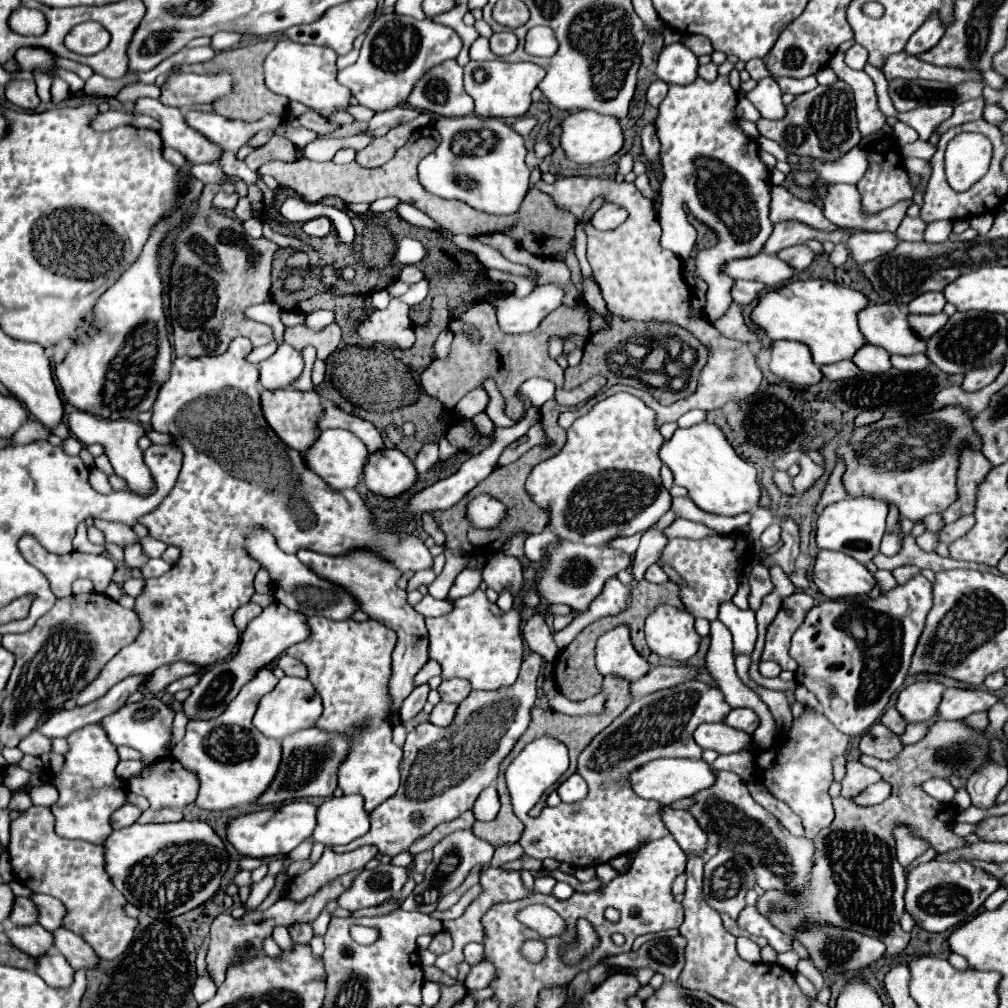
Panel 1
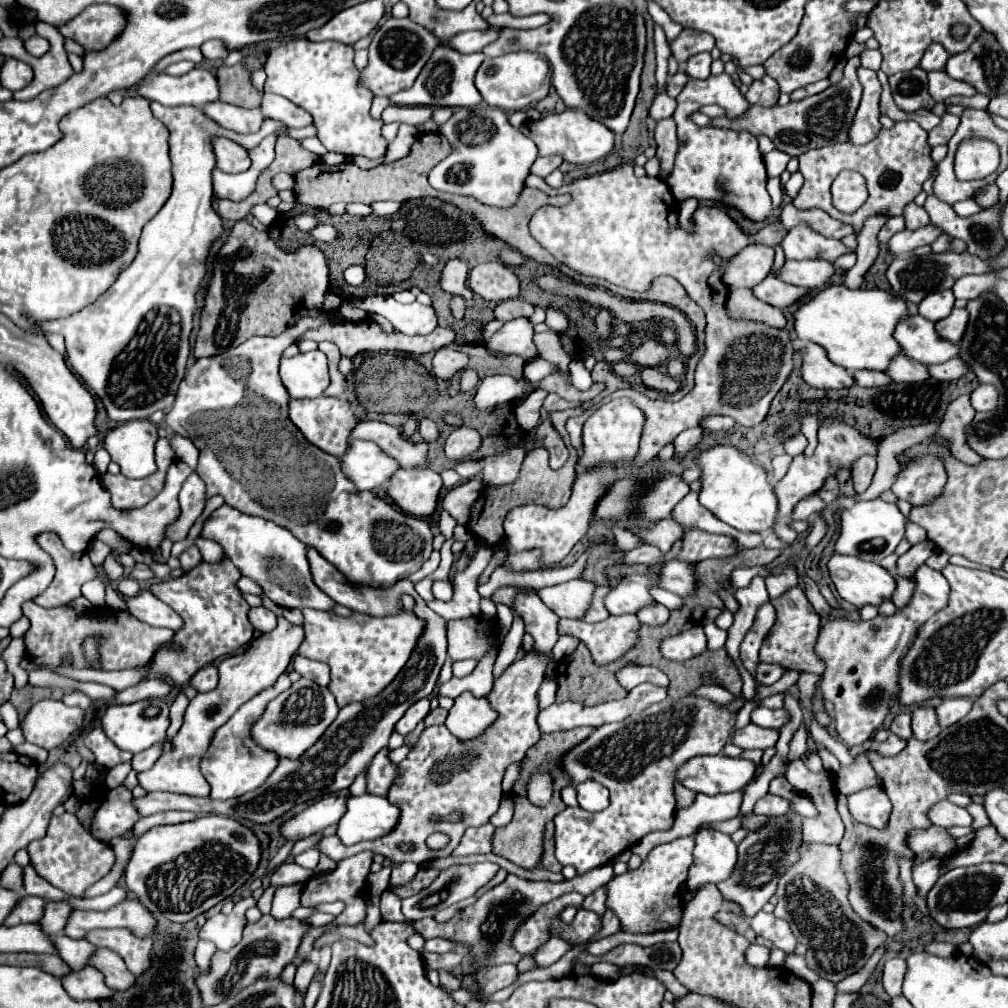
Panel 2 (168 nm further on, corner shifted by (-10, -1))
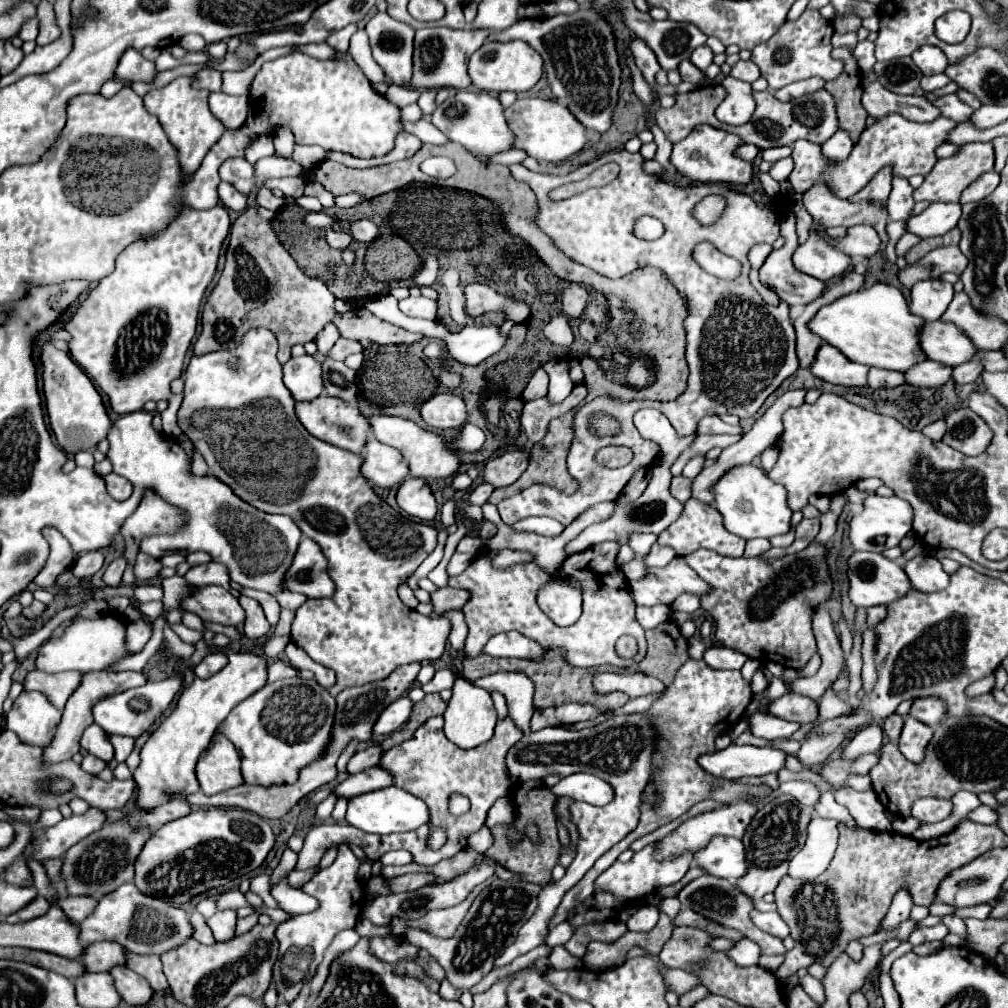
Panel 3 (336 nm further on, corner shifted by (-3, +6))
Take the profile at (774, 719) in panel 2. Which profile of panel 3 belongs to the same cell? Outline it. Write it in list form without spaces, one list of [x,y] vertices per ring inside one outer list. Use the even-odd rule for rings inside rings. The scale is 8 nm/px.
[[[789,692],[777,700],[771,702],[769,712],[785,718],[789,722],[799,722],[799,724],[807,724],[807,722],[815,722],[819,716],[819,706],[817,700],[797,694],[797,692]]]

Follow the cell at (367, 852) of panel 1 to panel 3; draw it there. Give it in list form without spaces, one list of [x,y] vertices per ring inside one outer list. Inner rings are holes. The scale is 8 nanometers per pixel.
[[[341,844],[337,858],[331,866],[321,868],[301,890],[315,896],[319,900],[319,908],[315,912],[309,914],[299,914],[299,916],[291,916],[289,920],[281,922],[275,930],[275,936],[279,940],[279,954],[285,954],[291,946],[299,946],[299,948],[311,948],[313,950],[313,964],[319,964],[323,960],[325,948],[331,944],[331,940],[335,938],[337,932],[353,928],[359,920],[363,902],[365,902],[365,894],[363,894],[363,886],[357,880],[357,868],[359,868],[359,860],[355,858],[355,854],[349,850],[349,846]]]

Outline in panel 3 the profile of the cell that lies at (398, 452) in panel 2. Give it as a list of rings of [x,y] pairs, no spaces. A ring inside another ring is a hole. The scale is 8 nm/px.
[[[373,416],[369,422],[371,422],[373,434],[379,442],[397,448],[403,454],[403,458],[407,460],[407,464],[411,468],[411,476],[431,480],[431,478],[451,478],[459,472],[461,460],[445,436],[425,430],[419,424],[405,420],[405,418],[397,418],[397,416]]]

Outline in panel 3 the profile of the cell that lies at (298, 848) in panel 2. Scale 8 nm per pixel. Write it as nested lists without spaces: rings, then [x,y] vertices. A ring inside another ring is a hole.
[[[334,794],[329,795],[316,807],[315,820],[323,821],[326,817],[329,818],[337,802],[337,797]]]

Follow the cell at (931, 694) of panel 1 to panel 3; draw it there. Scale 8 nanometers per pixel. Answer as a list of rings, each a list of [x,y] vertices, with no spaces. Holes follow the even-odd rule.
[[[907,716],[905,718],[905,726],[903,726],[903,732],[901,732],[901,738],[899,738],[899,750],[901,754],[919,764],[923,762],[923,756],[925,756],[925,748],[927,744],[931,742],[931,736],[933,736],[933,728]]]

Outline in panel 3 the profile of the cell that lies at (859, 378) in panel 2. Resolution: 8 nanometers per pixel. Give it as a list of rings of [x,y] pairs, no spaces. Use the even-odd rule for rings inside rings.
[[[871,368],[869,370],[869,386],[871,388],[897,388],[901,384],[905,384],[905,374],[903,372],[881,370],[881,368]]]

